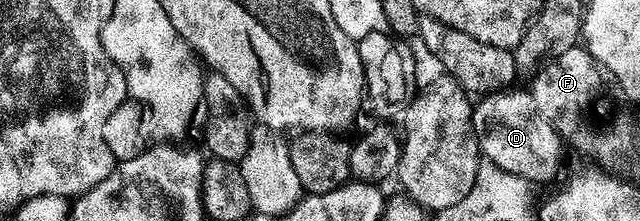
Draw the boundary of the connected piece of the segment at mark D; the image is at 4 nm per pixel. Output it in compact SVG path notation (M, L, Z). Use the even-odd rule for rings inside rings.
M515 90L497 91L476 100L473 131L477 135L477 144L481 146L482 156L499 165L499 169L507 169L507 173L515 173L533 185L545 183L557 175L563 140L550 123L539 117L532 90Z

